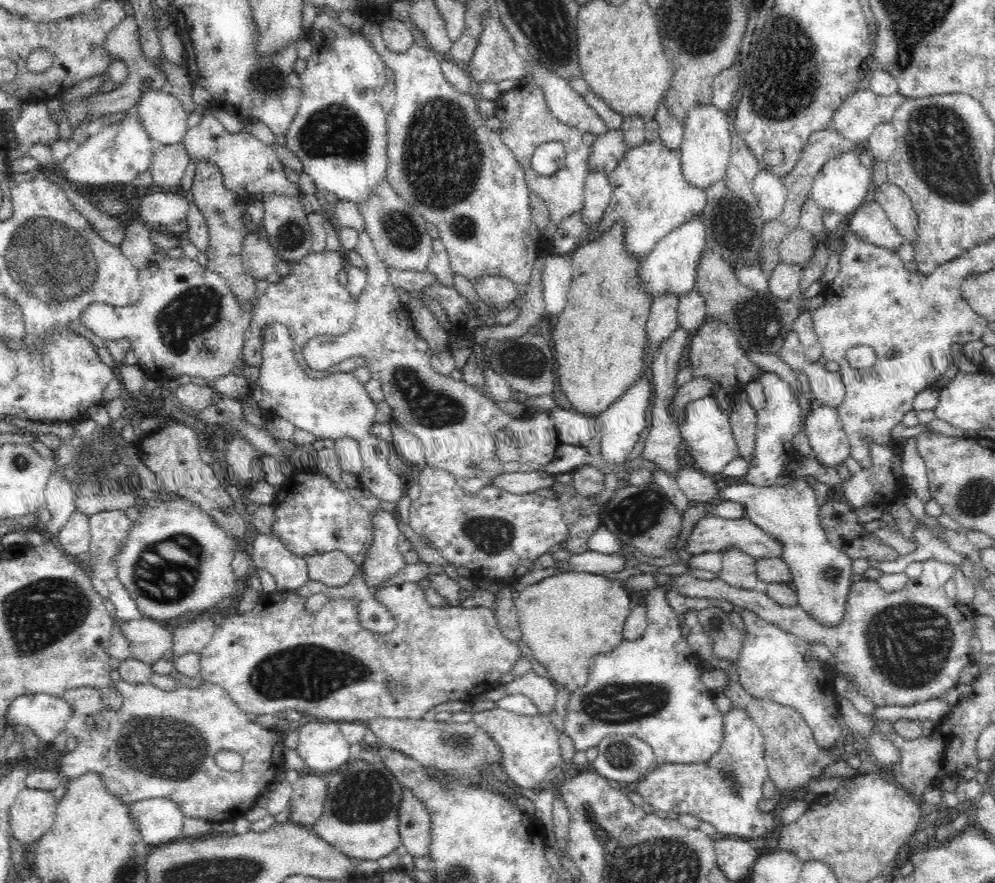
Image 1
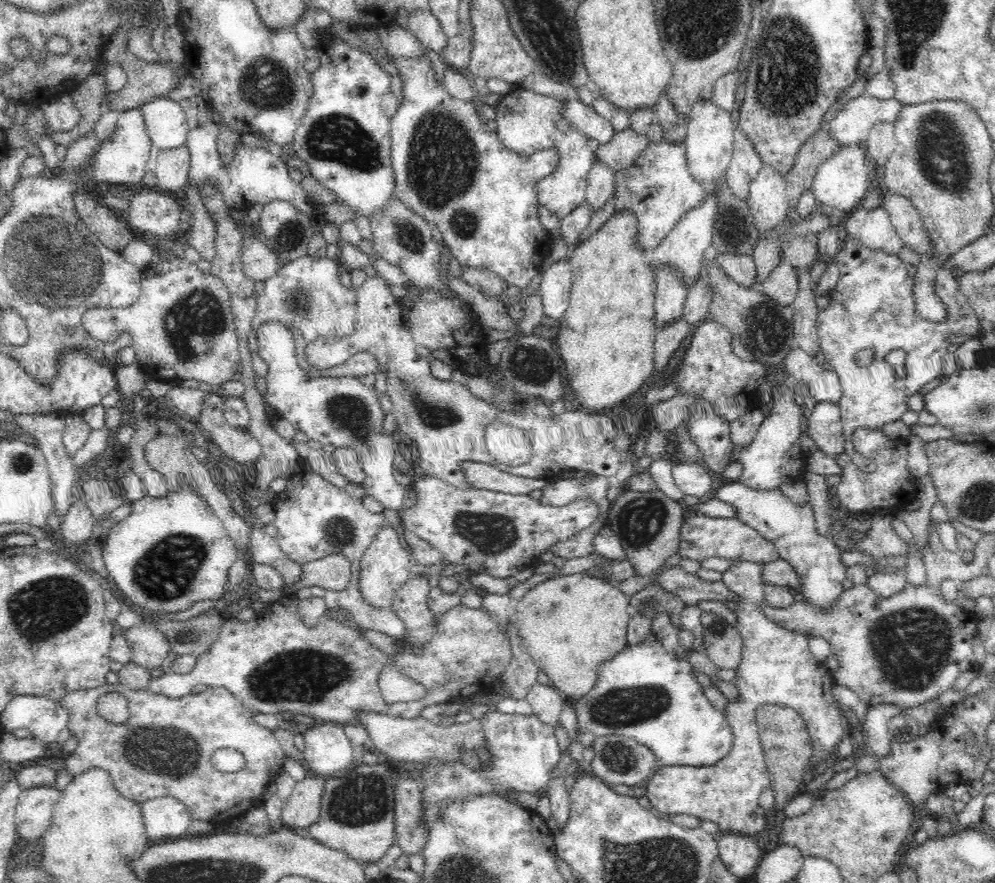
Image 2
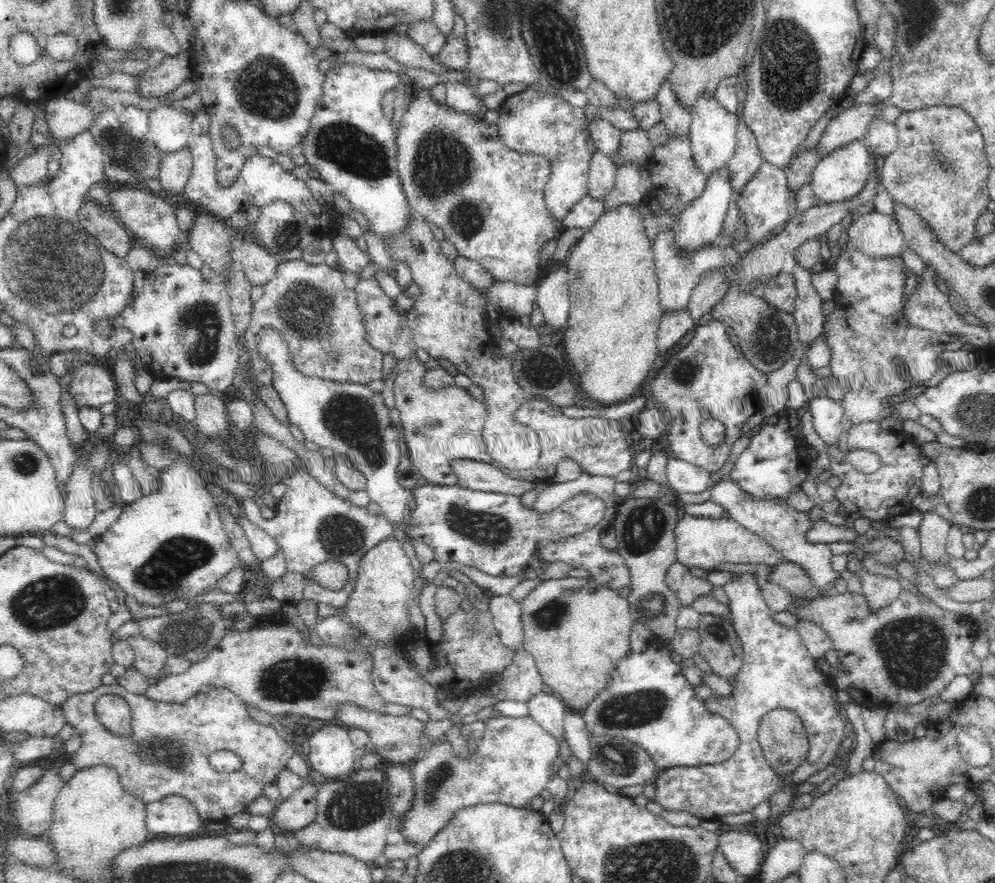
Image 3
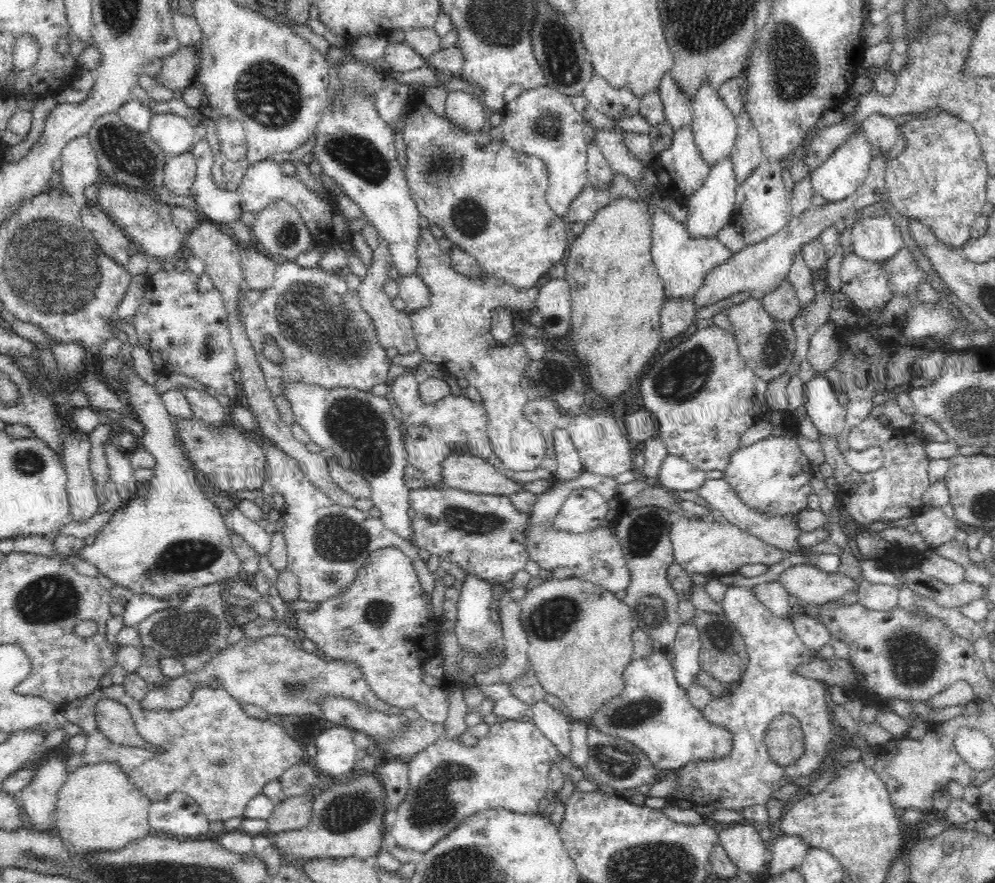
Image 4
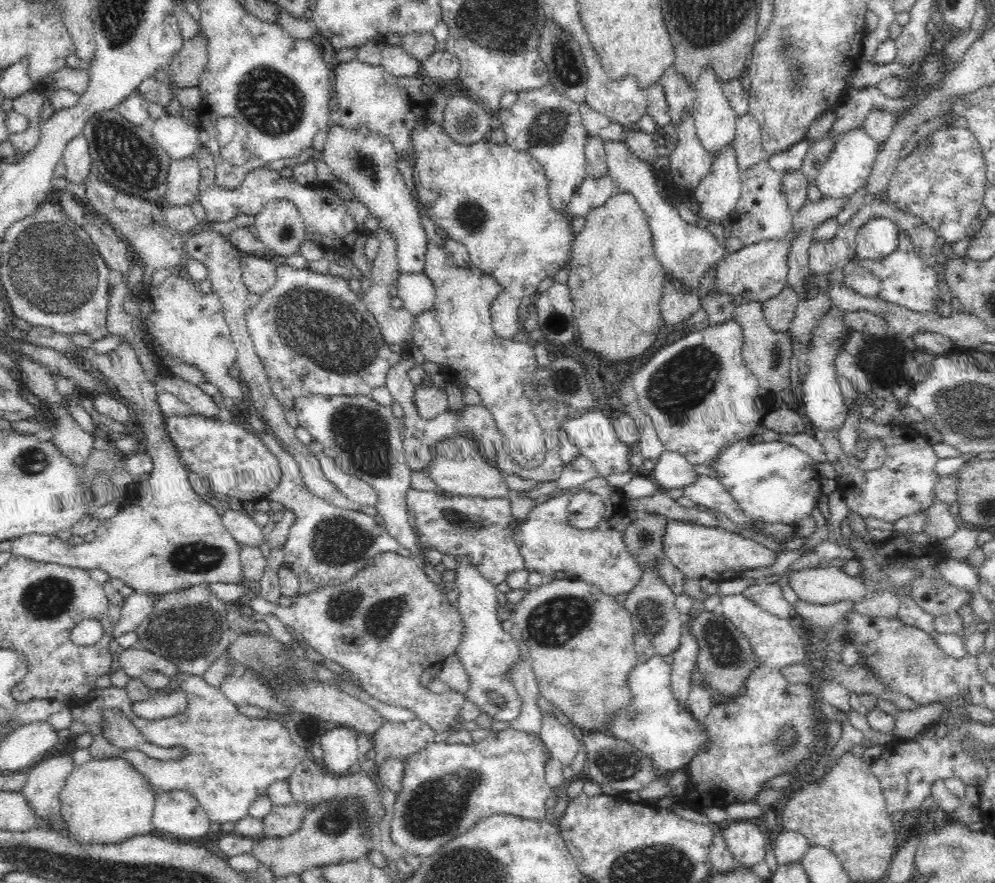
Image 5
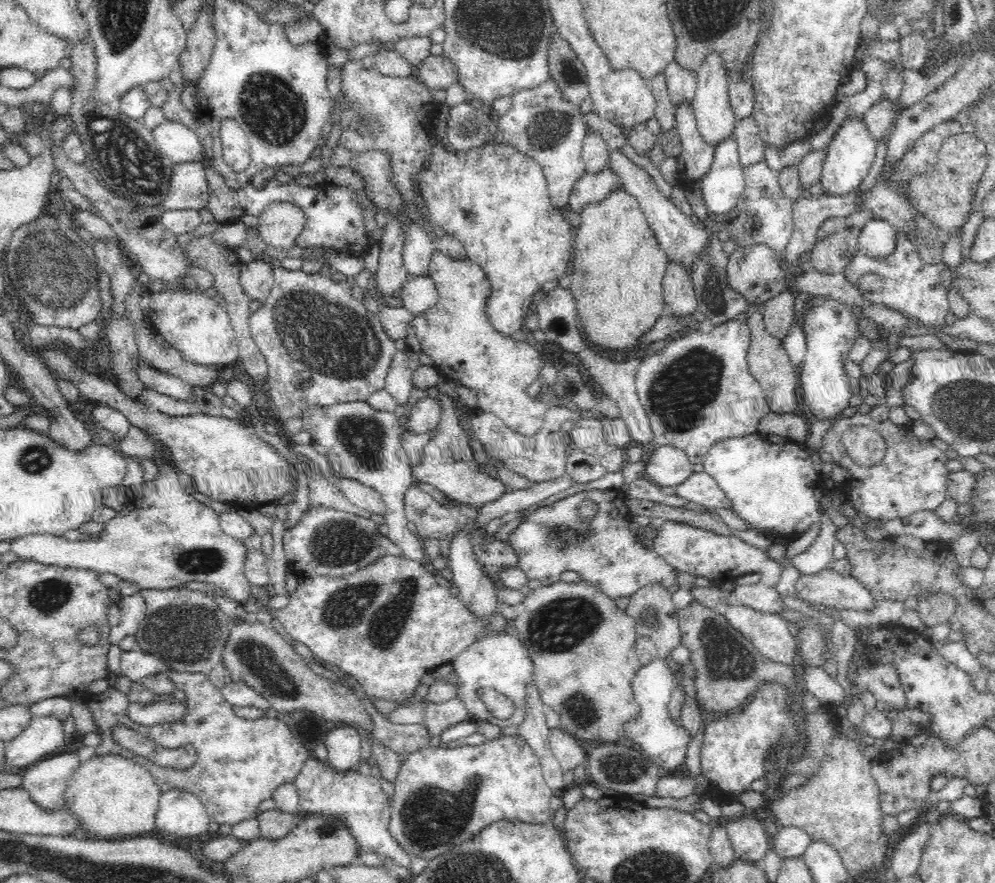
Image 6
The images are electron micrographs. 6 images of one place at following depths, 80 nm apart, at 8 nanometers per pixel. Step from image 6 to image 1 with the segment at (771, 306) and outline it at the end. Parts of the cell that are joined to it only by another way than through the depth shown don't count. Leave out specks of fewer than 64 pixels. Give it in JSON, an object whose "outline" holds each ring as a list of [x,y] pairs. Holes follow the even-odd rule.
{"outline":[[[780,262],[769,273],[768,292],[776,297],[776,299],[790,301],[790,298],[795,294],[794,290],[799,286],[802,272],[802,264],[786,264]]]}

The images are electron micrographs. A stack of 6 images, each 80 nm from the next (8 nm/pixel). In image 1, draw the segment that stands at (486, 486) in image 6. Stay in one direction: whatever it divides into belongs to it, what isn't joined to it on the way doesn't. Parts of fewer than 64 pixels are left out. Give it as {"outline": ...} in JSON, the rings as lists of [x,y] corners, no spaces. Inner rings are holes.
{"outline":[[[510,472],[502,473],[489,480],[490,486],[497,486],[512,494],[534,493],[539,488],[551,487],[556,481],[555,475],[544,472]]]}

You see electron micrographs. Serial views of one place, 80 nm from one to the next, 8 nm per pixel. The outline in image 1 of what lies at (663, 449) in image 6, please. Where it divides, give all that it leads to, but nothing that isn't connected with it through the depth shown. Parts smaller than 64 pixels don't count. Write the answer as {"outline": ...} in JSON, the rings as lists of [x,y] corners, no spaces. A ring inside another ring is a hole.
{"outline":[[[682,466],[677,470],[675,479],[690,501],[714,503],[722,500],[720,488],[717,488],[712,477],[706,476],[700,468],[695,470],[690,466]]]}

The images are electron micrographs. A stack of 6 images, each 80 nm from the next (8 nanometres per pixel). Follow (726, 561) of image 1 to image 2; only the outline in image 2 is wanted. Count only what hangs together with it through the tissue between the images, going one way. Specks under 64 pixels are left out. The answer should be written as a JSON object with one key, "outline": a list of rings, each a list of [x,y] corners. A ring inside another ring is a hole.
{"outline":[[[730,560],[732,566],[722,573],[723,583],[733,592],[737,598],[735,613],[737,622],[733,626],[737,629],[743,639],[743,652],[741,663],[736,670],[736,688],[739,698],[728,702],[725,715],[726,721],[732,729],[732,748],[722,760],[708,766],[664,766],[659,767],[653,776],[646,782],[646,796],[650,806],[655,807],[668,816],[670,814],[691,814],[701,820],[710,820],[718,824],[718,829],[724,833],[734,833],[755,837],[764,830],[764,823],[760,823],[752,813],[758,808],[758,798],[762,791],[773,785],[770,768],[766,764],[765,754],[761,747],[760,737],[755,713],[765,705],[778,705],[794,708],[804,720],[809,730],[813,753],[807,764],[810,777],[819,772],[826,764],[830,763],[836,755],[838,742],[848,733],[841,705],[832,695],[832,687],[835,686],[832,673],[825,666],[825,662],[816,662],[812,652],[809,650],[808,637],[782,628],[779,624],[772,622],[764,611],[762,611],[762,600],[765,600],[764,587],[766,583],[762,578],[761,563],[748,562],[747,560]]]}

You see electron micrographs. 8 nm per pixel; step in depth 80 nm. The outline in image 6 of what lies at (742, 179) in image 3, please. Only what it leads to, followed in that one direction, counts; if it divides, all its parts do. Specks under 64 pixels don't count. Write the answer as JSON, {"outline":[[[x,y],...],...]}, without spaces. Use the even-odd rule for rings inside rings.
{"outline":[[[752,115],[736,121],[734,136],[738,143],[739,160],[744,168],[765,161],[767,146]]]}

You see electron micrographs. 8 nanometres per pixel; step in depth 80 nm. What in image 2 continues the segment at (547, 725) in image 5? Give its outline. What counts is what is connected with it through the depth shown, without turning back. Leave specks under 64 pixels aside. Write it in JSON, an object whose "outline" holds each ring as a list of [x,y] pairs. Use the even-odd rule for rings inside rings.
{"outline":[[[536,682],[530,693],[526,695],[526,699],[532,708],[534,717],[552,726],[552,729],[559,724],[565,701],[563,695],[554,690],[554,687]]]}

